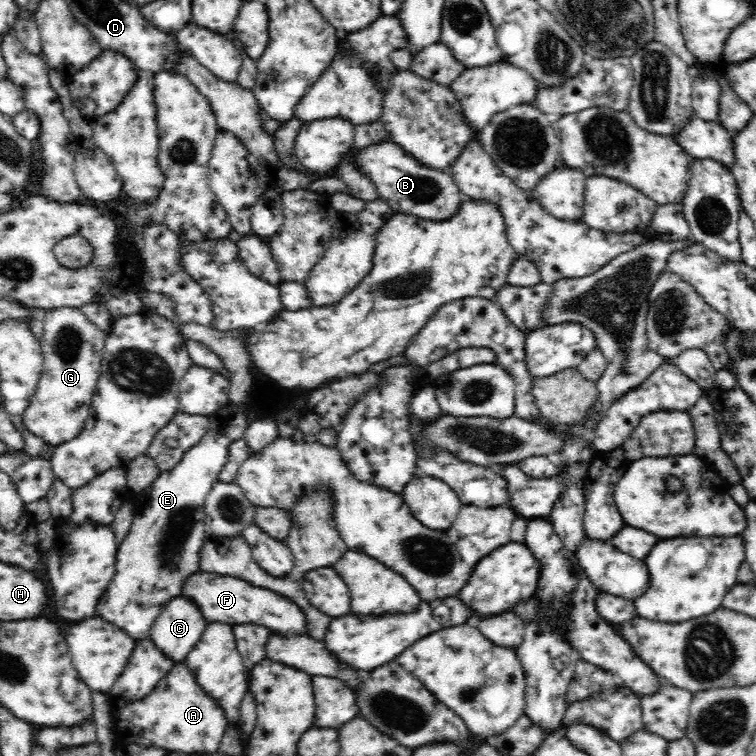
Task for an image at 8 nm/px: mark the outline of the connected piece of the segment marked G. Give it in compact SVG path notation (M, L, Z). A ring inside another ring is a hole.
M79 308L46 311L41 349L44 368L34 396L23 412L24 428L44 442L58 446L78 436L91 411L91 400L101 375L102 349L107 333L94 325Z

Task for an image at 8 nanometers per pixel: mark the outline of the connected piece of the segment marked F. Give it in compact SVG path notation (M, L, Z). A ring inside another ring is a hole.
M198 569L193 575L184 578L180 595L200 608L204 621L224 624L261 624L276 634L306 634L306 615L302 610L282 598L280 594L266 588L258 588L238 577L207 573Z

